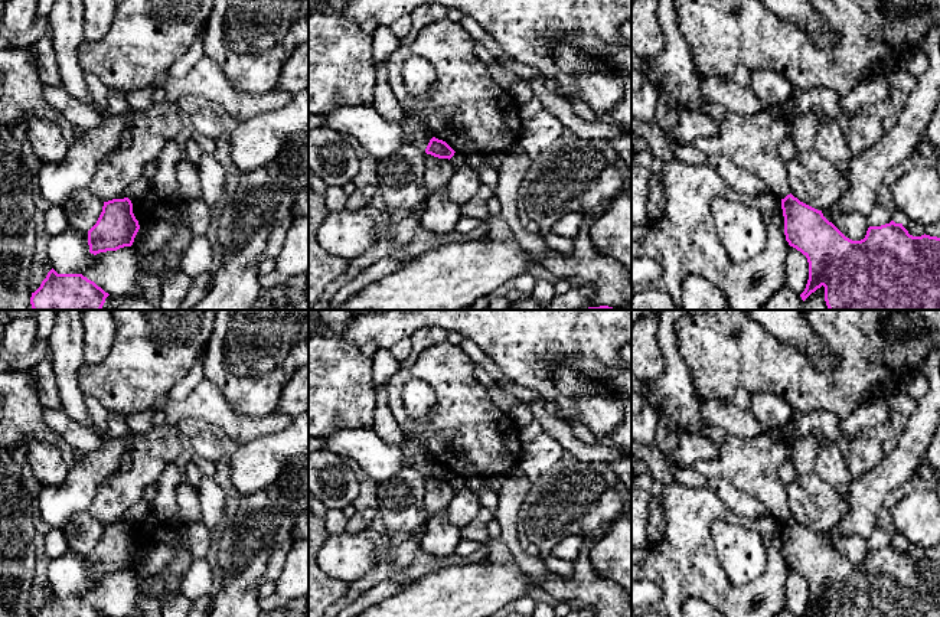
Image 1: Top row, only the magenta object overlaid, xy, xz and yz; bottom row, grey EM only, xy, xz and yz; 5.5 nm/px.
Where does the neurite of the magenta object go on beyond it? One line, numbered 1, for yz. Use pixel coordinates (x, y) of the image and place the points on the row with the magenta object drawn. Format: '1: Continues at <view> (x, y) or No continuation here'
1: No continuation here

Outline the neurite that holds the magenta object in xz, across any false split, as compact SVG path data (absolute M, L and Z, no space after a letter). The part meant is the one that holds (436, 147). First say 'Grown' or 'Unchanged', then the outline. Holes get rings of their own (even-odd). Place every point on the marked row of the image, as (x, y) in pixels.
Unchanged. M433 137L425 148L425 153L438 159L450 160L456 151L445 141Z

